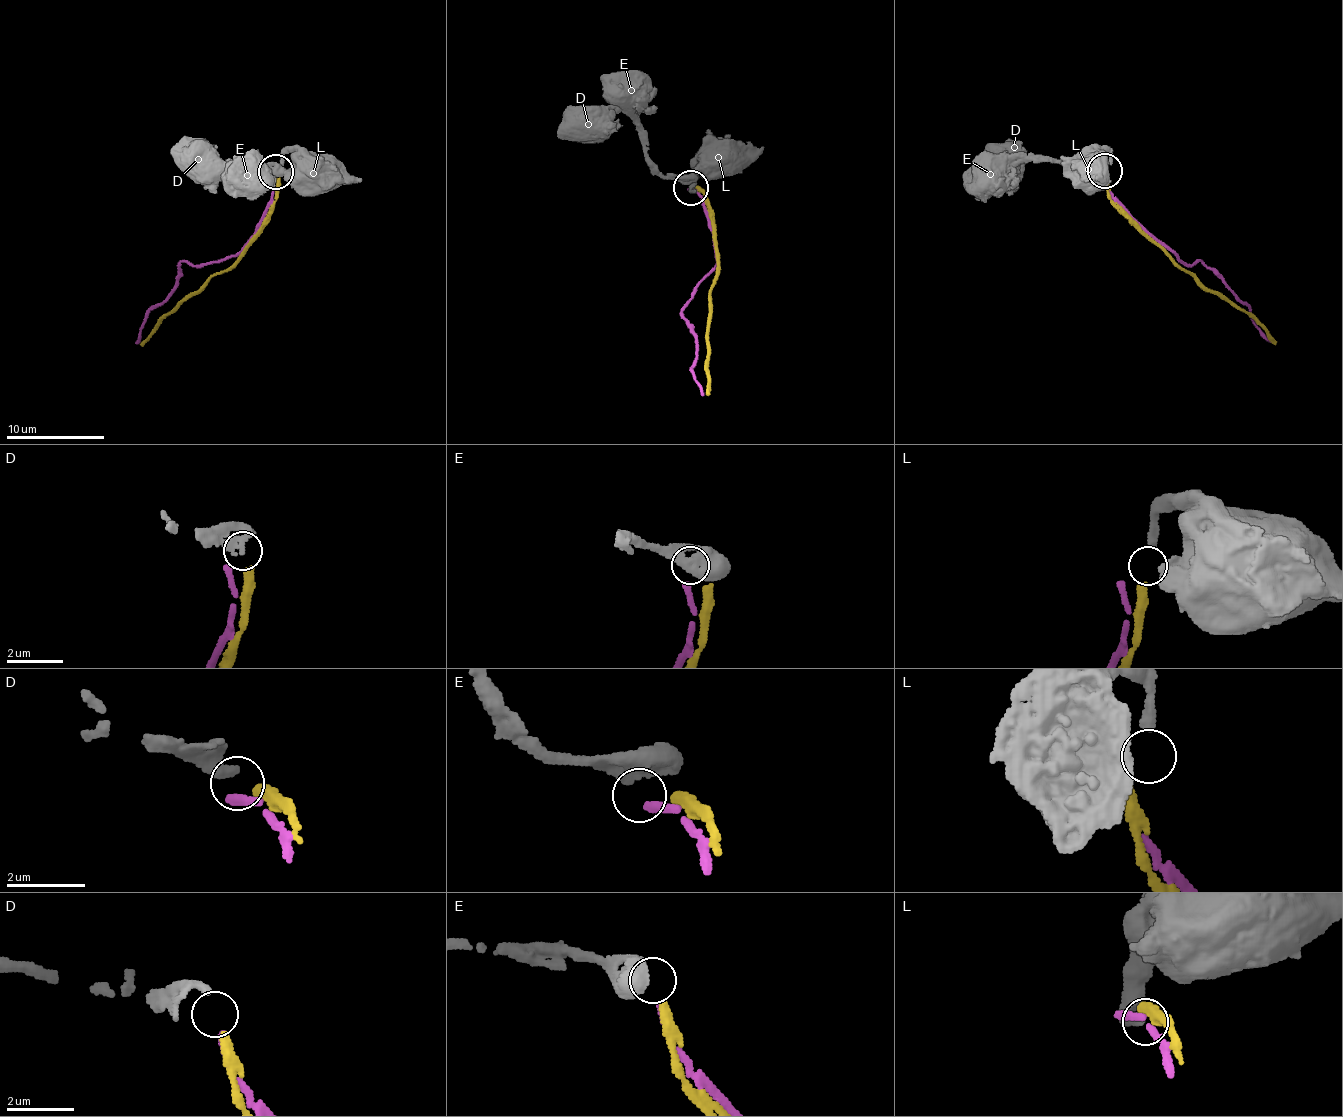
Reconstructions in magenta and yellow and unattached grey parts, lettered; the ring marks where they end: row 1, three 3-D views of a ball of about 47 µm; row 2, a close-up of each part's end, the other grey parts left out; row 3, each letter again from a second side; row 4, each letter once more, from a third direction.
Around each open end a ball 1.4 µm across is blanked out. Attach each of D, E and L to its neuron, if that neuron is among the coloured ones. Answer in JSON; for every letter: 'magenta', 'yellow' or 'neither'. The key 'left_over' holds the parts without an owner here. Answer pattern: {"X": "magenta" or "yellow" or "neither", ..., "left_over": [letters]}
{"D": "yellow", "E": "magenta", "L": "neither", "left_over": ["L"]}

